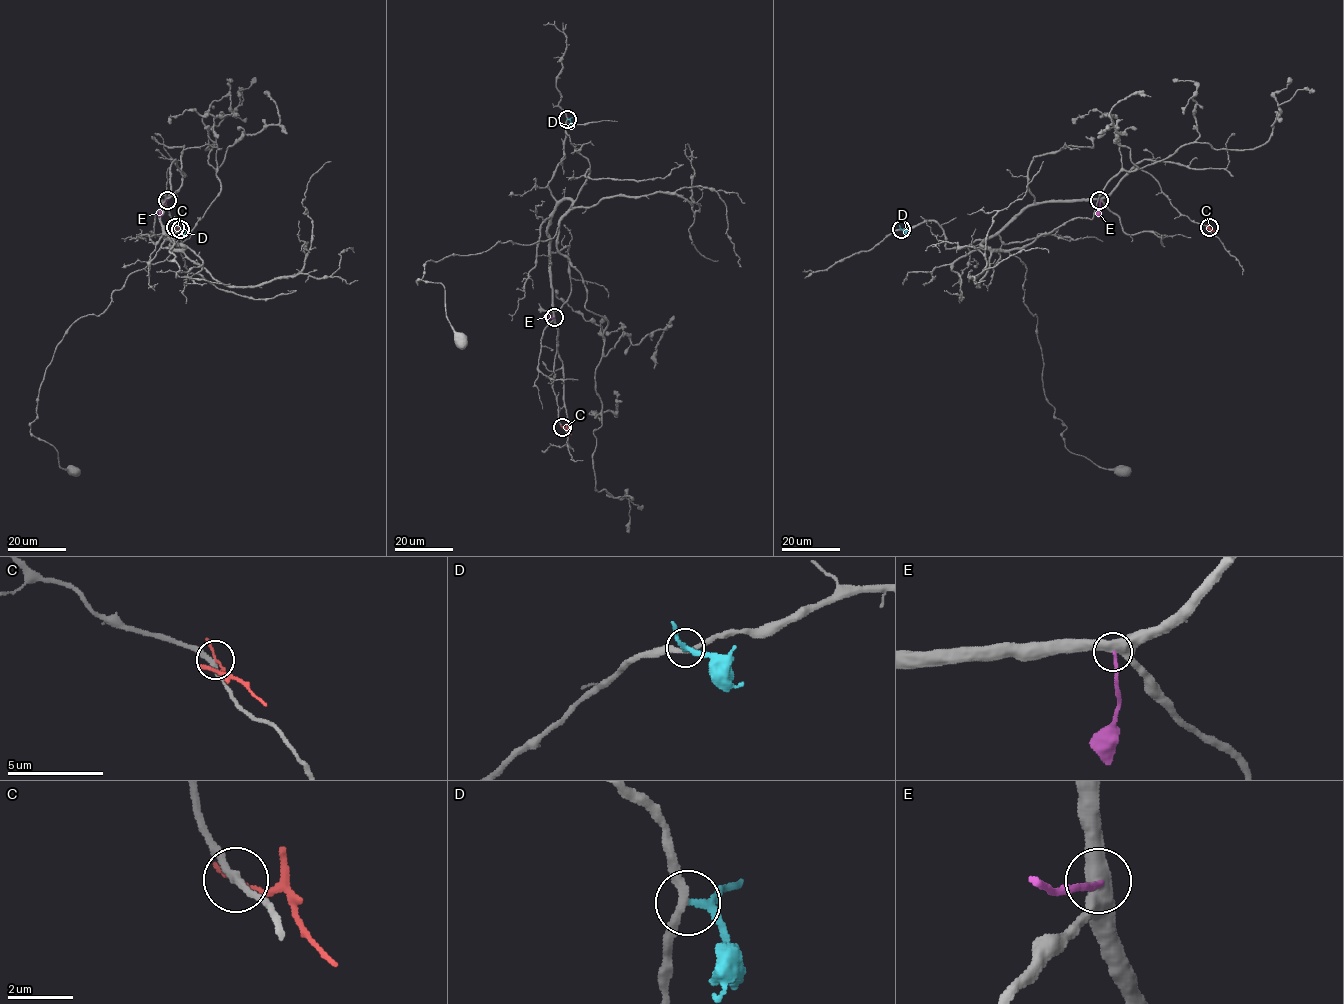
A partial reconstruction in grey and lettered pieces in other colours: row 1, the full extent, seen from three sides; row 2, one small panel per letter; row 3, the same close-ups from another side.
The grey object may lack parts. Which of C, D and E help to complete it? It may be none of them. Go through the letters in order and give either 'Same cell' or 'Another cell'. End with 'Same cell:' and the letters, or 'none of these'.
C: Another cell
D: Another cell
E: Another cell
Same cell: none of these

